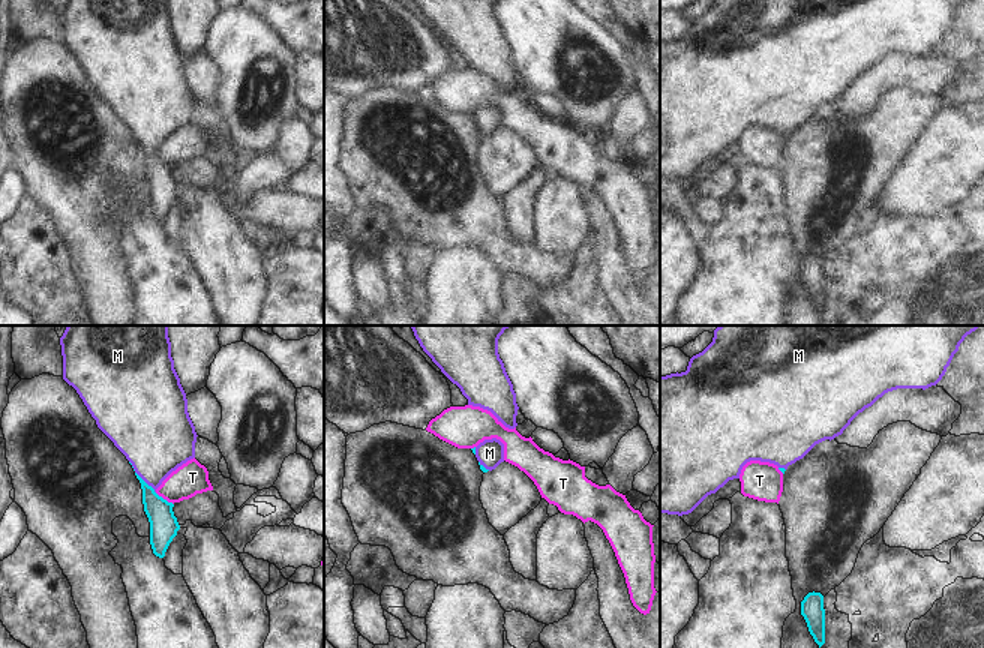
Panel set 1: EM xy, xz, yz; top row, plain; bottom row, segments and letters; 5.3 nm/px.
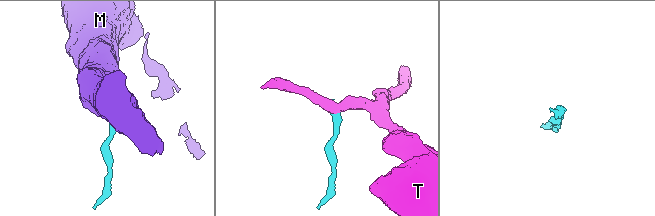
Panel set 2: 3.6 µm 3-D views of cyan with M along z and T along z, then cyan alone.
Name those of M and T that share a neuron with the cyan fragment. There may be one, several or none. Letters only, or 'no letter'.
M

